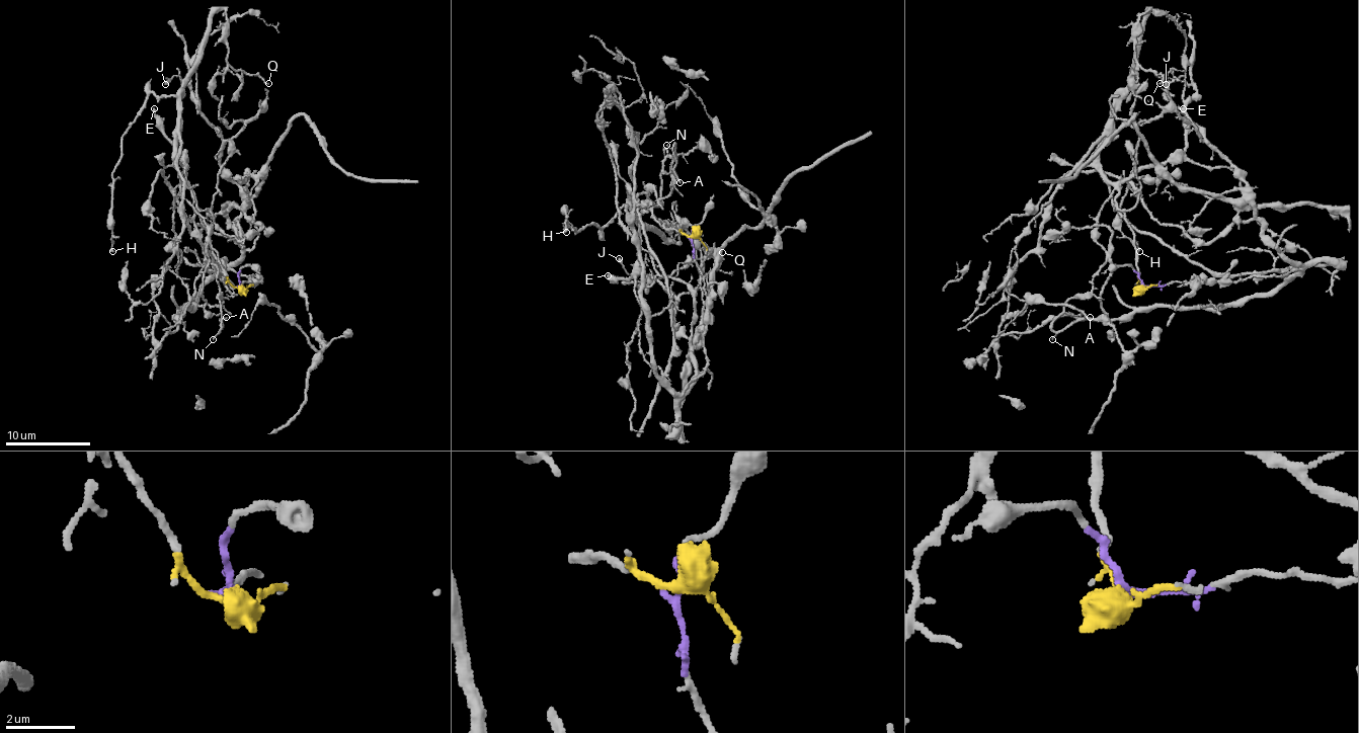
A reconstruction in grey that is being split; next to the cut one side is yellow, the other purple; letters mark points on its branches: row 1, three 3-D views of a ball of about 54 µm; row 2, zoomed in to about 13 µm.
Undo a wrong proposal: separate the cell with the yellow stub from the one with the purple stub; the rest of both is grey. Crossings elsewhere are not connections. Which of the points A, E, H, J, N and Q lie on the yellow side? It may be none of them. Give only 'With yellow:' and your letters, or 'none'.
With yellow: A, E, H, N, Q

